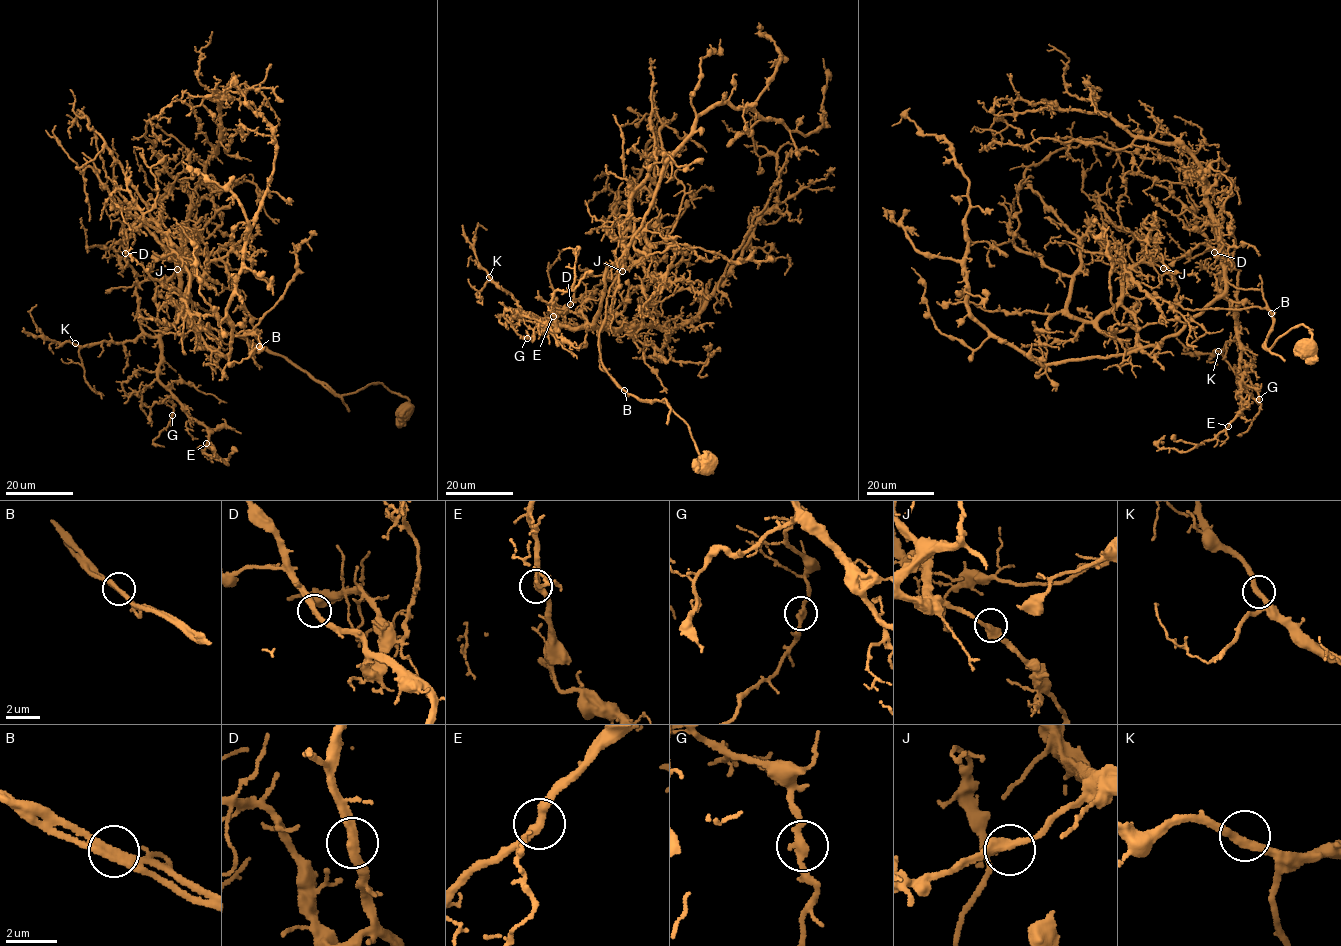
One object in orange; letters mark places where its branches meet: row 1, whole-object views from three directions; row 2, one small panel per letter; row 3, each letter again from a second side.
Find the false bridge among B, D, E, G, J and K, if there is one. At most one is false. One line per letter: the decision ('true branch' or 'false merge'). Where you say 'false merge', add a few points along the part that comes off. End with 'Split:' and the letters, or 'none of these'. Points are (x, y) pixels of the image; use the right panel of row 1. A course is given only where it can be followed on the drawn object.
B: false merge; course (1271, 313), (1153, 294), (1092, 321), (1068, 312), (1080, 242), (1024, 174), (1092, 138), (1120, 154)
D: true branch
E: true branch
G: true branch
J: true branch
K: true branch
Split: B

